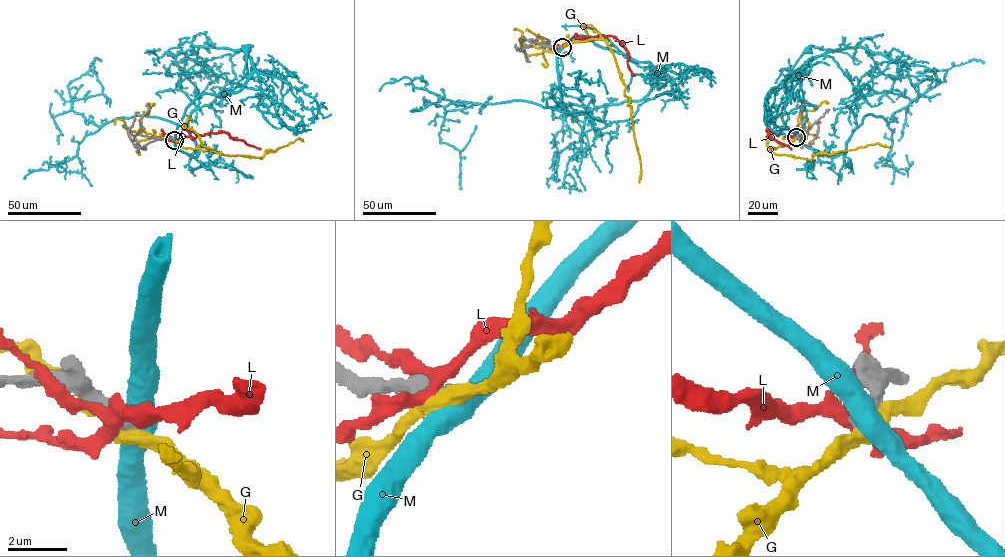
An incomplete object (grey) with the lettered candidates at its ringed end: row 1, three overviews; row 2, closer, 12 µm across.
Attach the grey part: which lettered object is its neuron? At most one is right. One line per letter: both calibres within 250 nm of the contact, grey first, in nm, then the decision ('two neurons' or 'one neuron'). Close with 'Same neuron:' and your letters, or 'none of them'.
G: 550 nm thick on the grey side, 460 nm on the other; two neurons
L: 500 nm thick on the grey side, 380 nm on the other; two neurons
M: 480 nm thick on the grey side, 550 nm on the other; two neurons
Same neuron: none of them

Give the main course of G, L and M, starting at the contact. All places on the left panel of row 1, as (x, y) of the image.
G: (174, 139), (183, 148), (261, 158), (267, 150), (275, 152), (299, 138), (303, 141)
L: (174, 139), (224, 132), (260, 149)
M: (174, 139), (186, 107), (200, 95), (221, 95), (241, 89), (249, 76), (243, 73), (246, 49)

